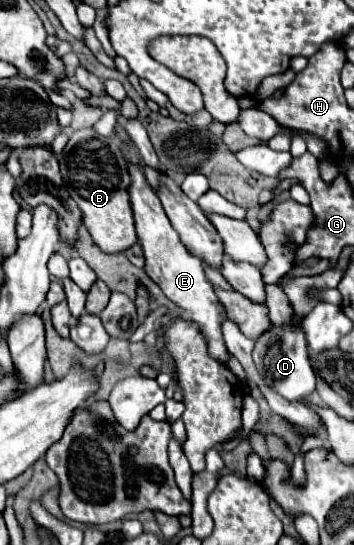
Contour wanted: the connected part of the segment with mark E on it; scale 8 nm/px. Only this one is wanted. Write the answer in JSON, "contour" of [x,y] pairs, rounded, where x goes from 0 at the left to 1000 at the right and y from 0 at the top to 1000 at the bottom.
{"contour":[[[362,299],[362,317],[367,317],[362,358],[367,358],[367,376],[379,387],[390,442],[401,450],[407,472],[412,472],[412,490],[407,490],[412,501],[435,512],[435,519],[452,523],[452,530],[463,534],[463,541],[475,549],[486,549],[503,563],[514,563],[520,571],[537,574],[531,578],[537,589],[559,593],[565,607],[588,618],[588,637],[593,637],[588,644],[599,648],[599,655],[616,655],[616,662],[638,666],[644,644],[627,626],[627,600],[621,600],[627,567],[621,567],[616,549],[605,541],[599,519],[588,519],[571,479],[559,472],[542,472],[531,464],[531,457],[520,457],[520,450],[508,450],[508,435],[497,435],[497,424],[486,420],[486,413],[458,383],[458,372],[441,361],[441,350],[412,332],[407,303]]]}

